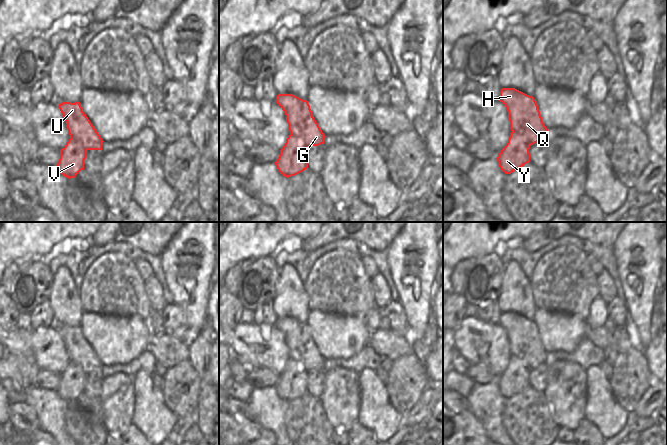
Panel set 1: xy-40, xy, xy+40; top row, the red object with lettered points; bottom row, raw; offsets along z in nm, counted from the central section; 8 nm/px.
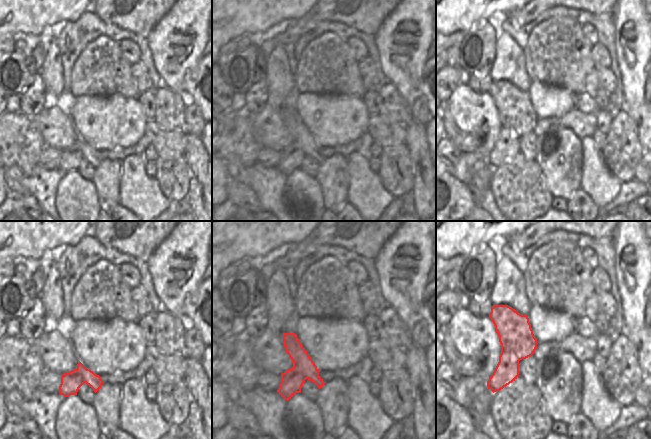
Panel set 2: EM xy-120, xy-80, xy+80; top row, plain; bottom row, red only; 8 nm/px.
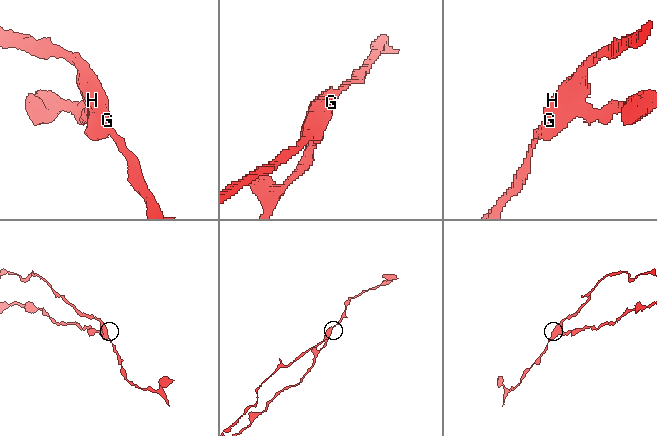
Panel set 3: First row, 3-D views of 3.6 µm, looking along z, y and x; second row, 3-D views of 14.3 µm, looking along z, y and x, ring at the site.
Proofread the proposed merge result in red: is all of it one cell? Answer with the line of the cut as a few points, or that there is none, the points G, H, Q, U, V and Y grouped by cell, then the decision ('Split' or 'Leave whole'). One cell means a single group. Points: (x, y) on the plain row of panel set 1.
Split along xy-40 (70, 361), (78, 364), (84, 370), (101, 370). Groups: G H Q U / V Y. Split

